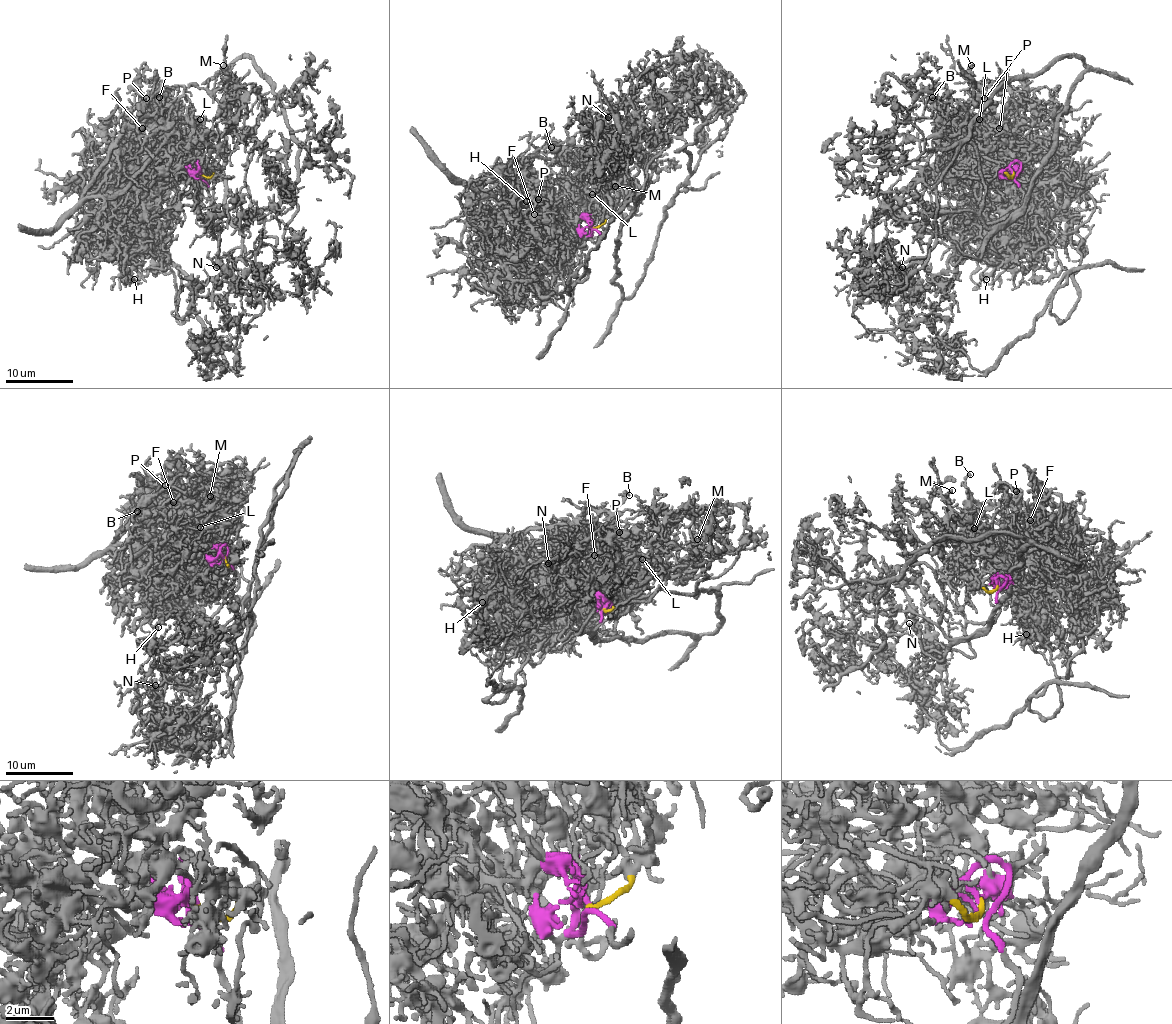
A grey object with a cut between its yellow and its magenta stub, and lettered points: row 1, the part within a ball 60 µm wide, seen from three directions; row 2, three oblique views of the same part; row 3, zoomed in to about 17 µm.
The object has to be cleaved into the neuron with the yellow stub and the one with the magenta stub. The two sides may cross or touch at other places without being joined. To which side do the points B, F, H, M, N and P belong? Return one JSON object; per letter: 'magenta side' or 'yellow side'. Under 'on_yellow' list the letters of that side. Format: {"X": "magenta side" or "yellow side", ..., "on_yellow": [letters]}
{"B": "yellow side", "F": "yellow side", "H": "magenta side", "M": "magenta side", "N": "magenta side", "P": "yellow side", "on_yellow": ["B", "F", "P"]}

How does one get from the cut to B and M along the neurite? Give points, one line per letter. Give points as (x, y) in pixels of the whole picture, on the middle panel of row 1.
B: (592, 228), (599, 227), (604, 218), (580, 203), (567, 188), (563, 166), (552, 141), (552, 148)
M: (592, 227), (602, 238), (605, 195), (612, 213), (634, 205), (651, 168), (636, 180), (636, 205), (616, 186)

